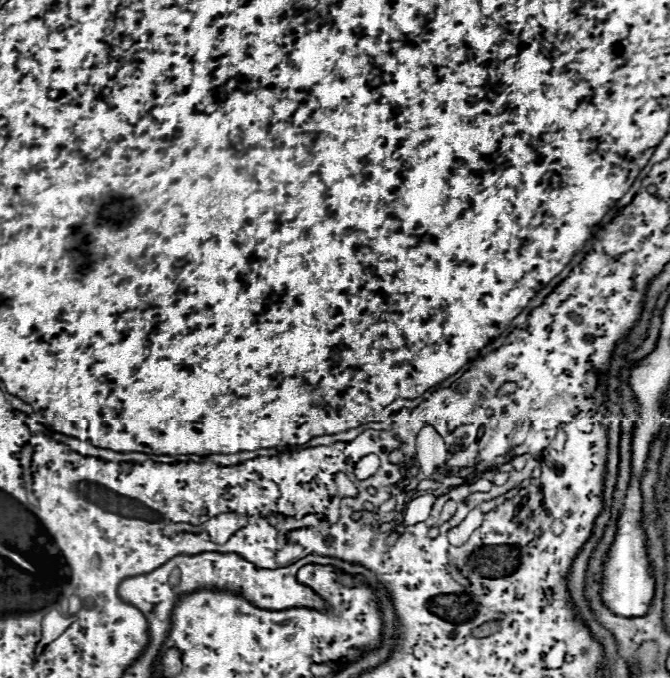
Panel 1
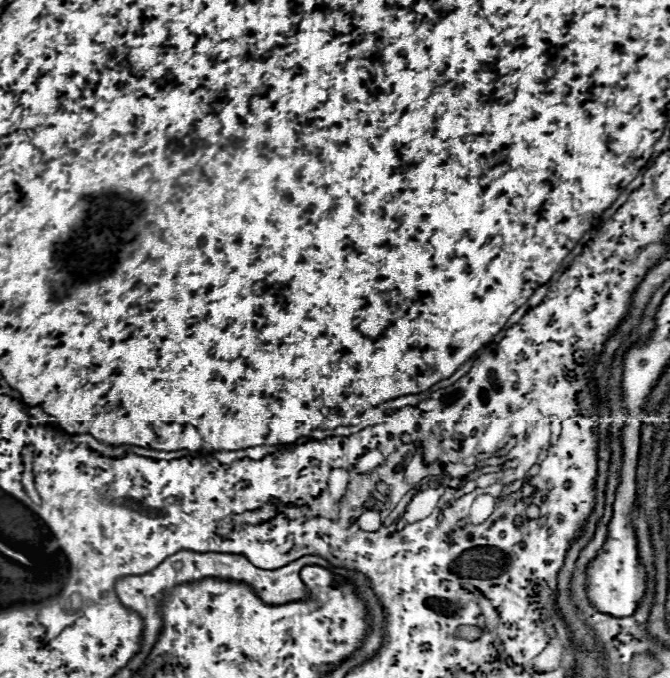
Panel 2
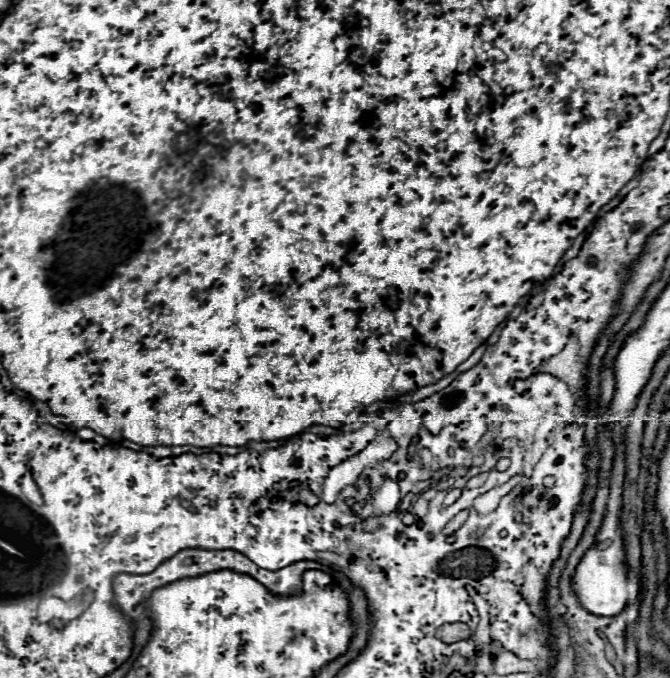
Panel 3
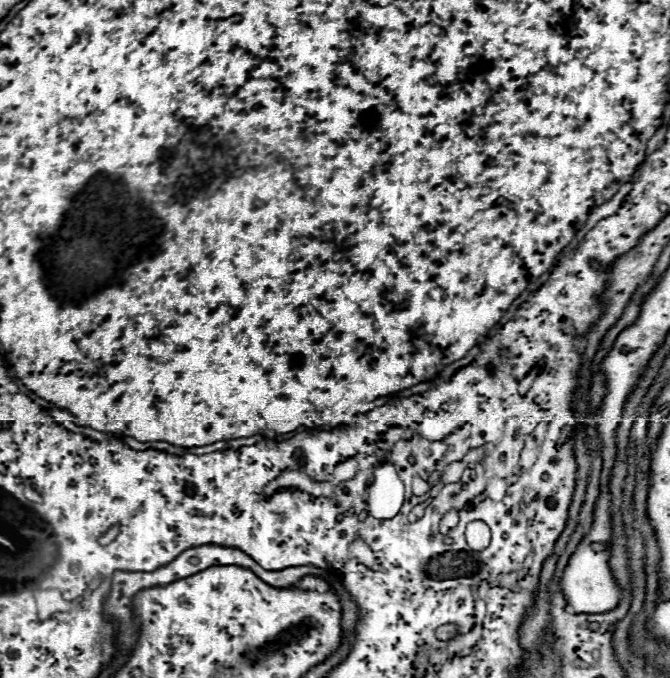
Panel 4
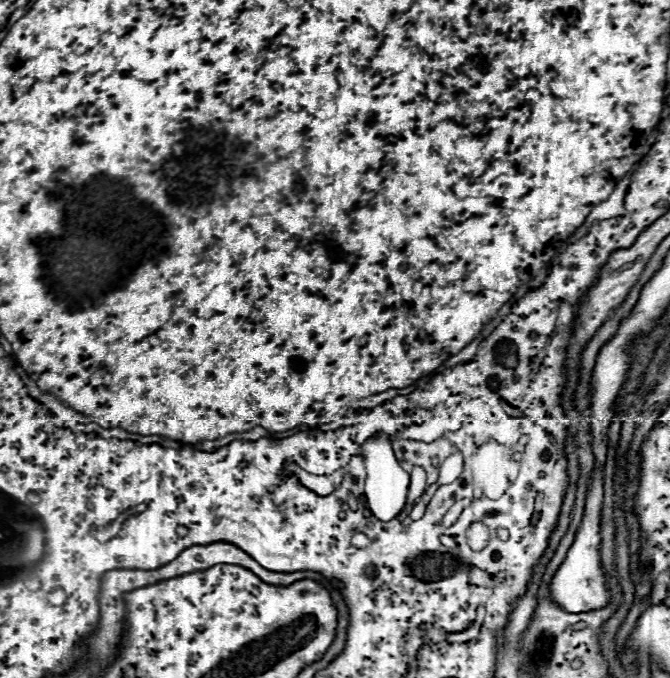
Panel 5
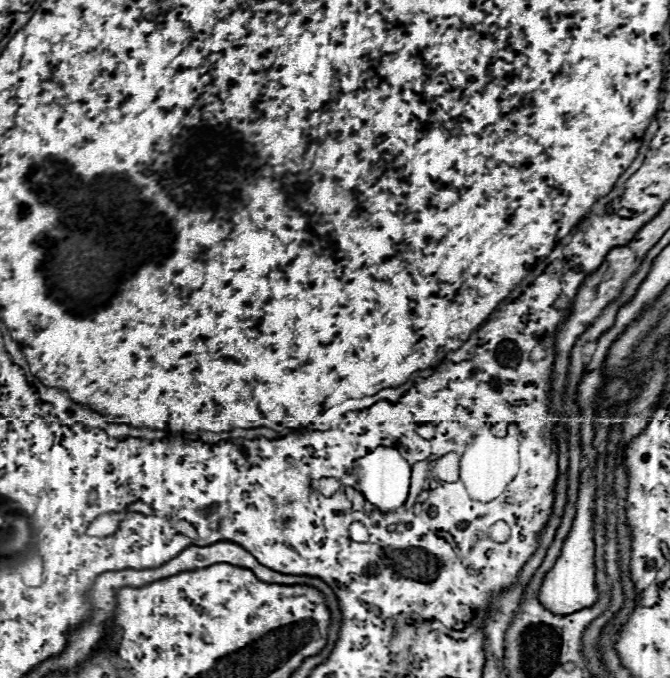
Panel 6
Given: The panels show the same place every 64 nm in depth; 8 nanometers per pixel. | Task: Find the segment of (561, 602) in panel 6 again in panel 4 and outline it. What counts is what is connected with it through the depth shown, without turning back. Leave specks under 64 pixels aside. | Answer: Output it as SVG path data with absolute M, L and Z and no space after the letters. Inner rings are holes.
M600 500L600 504L606 504L600 516L596 516L594 510L594 522L586 536L580 540L576 552L570 556L562 578L560 578L560 590L566 598L566 604L572 612L588 612L588 614L598 614L598 612L610 612L618 606L620 602L620 588L616 586L616 580L610 572L608 566L608 542L610 542L610 514L608 514L608 502Z

